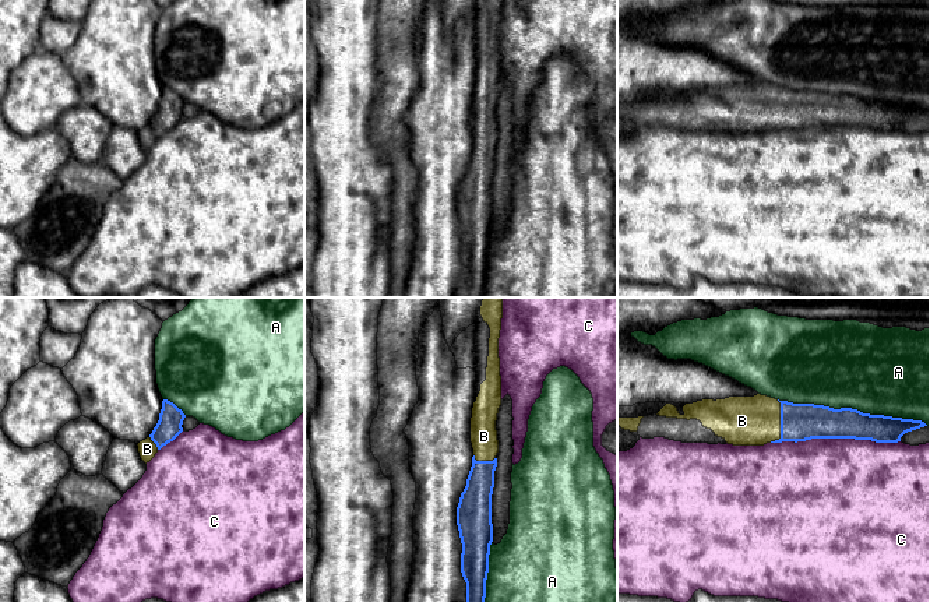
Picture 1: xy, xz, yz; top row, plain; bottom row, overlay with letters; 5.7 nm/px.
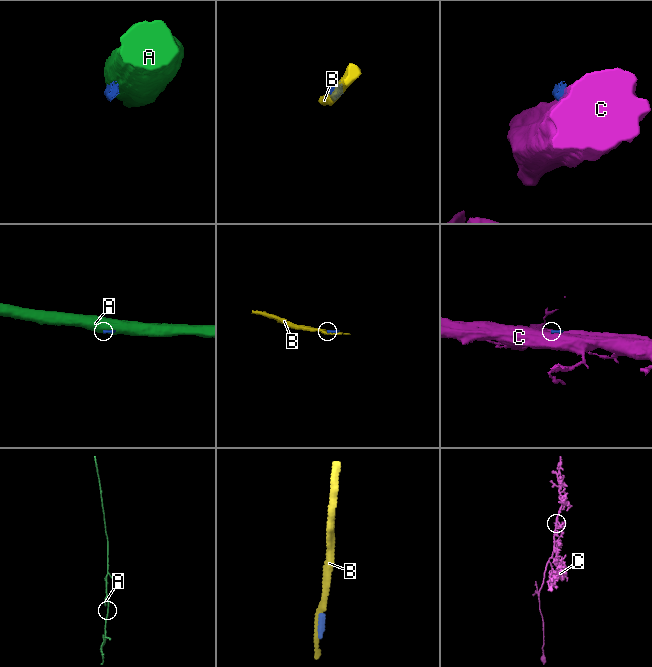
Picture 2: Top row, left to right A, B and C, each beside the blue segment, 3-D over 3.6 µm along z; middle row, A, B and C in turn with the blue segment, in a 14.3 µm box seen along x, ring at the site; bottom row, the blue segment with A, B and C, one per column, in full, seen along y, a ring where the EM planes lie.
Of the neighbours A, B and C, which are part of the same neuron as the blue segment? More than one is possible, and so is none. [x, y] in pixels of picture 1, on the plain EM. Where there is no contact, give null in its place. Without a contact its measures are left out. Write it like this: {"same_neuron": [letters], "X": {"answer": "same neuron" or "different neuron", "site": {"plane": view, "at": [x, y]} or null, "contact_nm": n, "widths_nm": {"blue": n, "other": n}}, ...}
{"same_neuron": ["B"], "A": {"answer": "different neuron", "site": {"plane": "yz", "at": [853, 97]}, "contact_nm": 900, "widths_nm": {"blue": 190, "other": 480}}, "B": {"answer": "same neuron", "site": {"plane": "yz", "at": [781, 111]}, "contact_nm": 260, "widths_nm": {"blue": 220, "other": 280}}, "C": {"answer": "different neuron", "site": {"plane": "yz", "at": [835, 125]}, "contact_nm": 750, "widths_nm": {"blue": 220, "other": 500}}}

